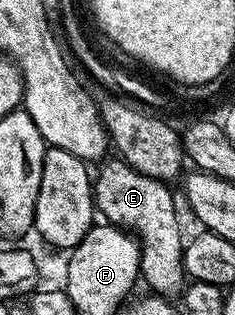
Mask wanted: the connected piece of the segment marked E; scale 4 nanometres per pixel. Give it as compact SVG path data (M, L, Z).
M118 156L98 163L93 174L95 208L108 223L118 224L133 232L139 244L139 268L142 281L152 286L159 296L178 295L185 286L183 248L185 234L179 231L179 214L175 211L175 198L171 186L153 176L137 172Z

